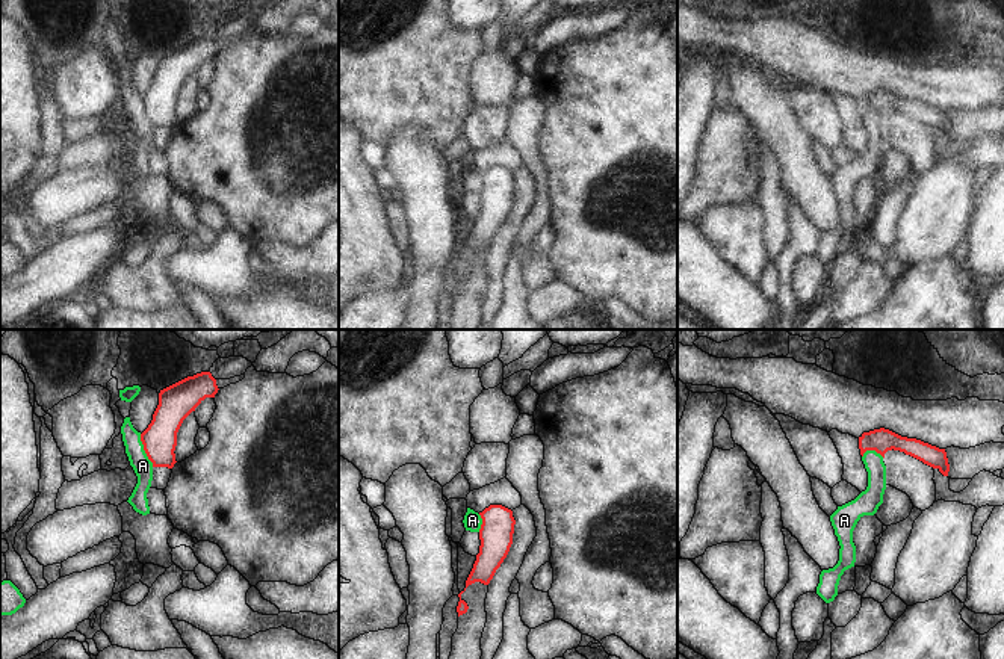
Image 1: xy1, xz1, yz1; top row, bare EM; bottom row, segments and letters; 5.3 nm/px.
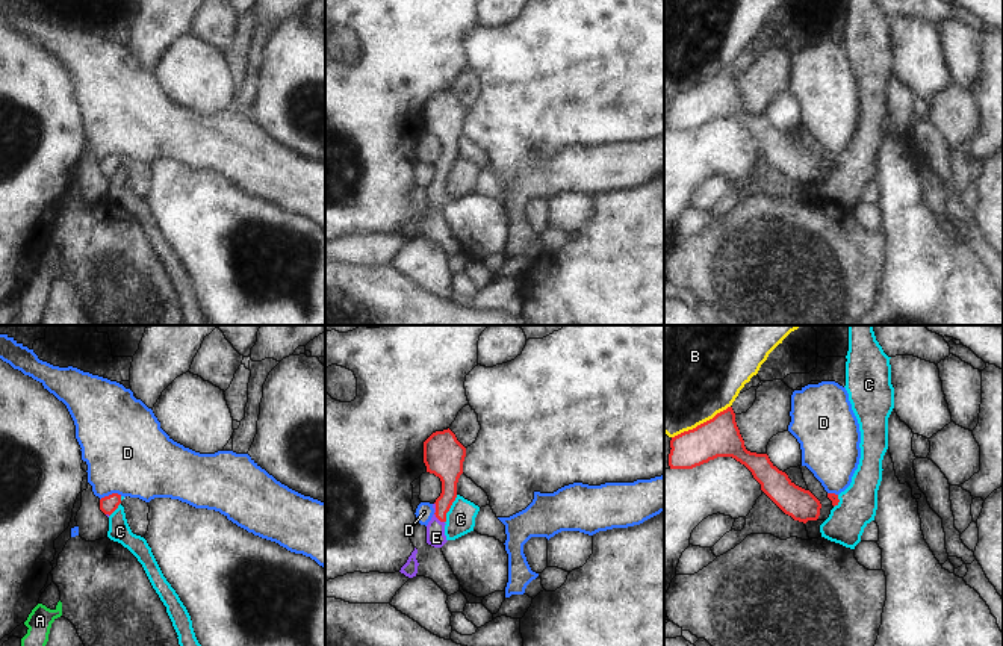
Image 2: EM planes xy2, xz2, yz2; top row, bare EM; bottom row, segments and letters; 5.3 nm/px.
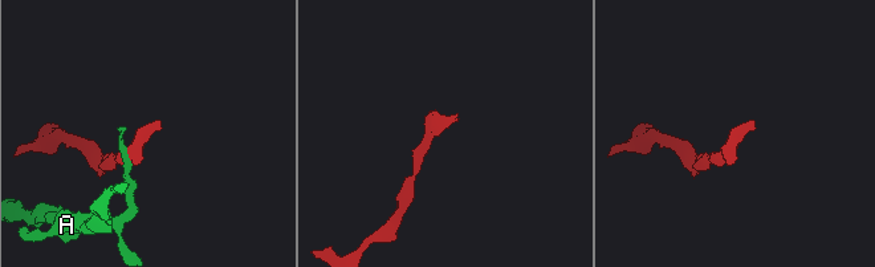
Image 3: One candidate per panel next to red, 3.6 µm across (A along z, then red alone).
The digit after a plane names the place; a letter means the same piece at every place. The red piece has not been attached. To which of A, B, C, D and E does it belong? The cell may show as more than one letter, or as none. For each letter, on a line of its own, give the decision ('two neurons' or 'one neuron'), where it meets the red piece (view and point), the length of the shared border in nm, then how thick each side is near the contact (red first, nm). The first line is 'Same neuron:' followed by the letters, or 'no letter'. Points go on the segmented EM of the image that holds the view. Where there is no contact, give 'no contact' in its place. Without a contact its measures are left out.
Same neuron: E
A: two neurons; meets red in xy1 at (144, 449); contact 190 nm long; 180 nm thick on the red side, 100 nm on the other
B: two neurons; meets red in yz2 at (701, 424); contact 360 nm long; 200 nm thick on the red side, 500 nm on the other
C: two neurons; meets red in xz2 at (450, 507); contact 170 nm long; 190 nm thick on the red side, 160 nm on the other
D: two neurons; meets red in xy2 at (112, 493); contact 120 nm long; 90 nm thick on the red side, 440 nm on the other
E: one neuron; meets red in xz2 at (434, 513); contact 120 nm long; 140 nm thick on the red side, 100 nm on the other

